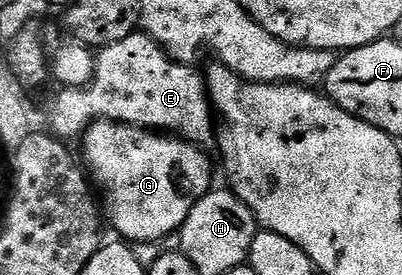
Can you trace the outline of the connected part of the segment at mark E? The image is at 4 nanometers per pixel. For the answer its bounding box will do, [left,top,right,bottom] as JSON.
[49,30,216,146]

